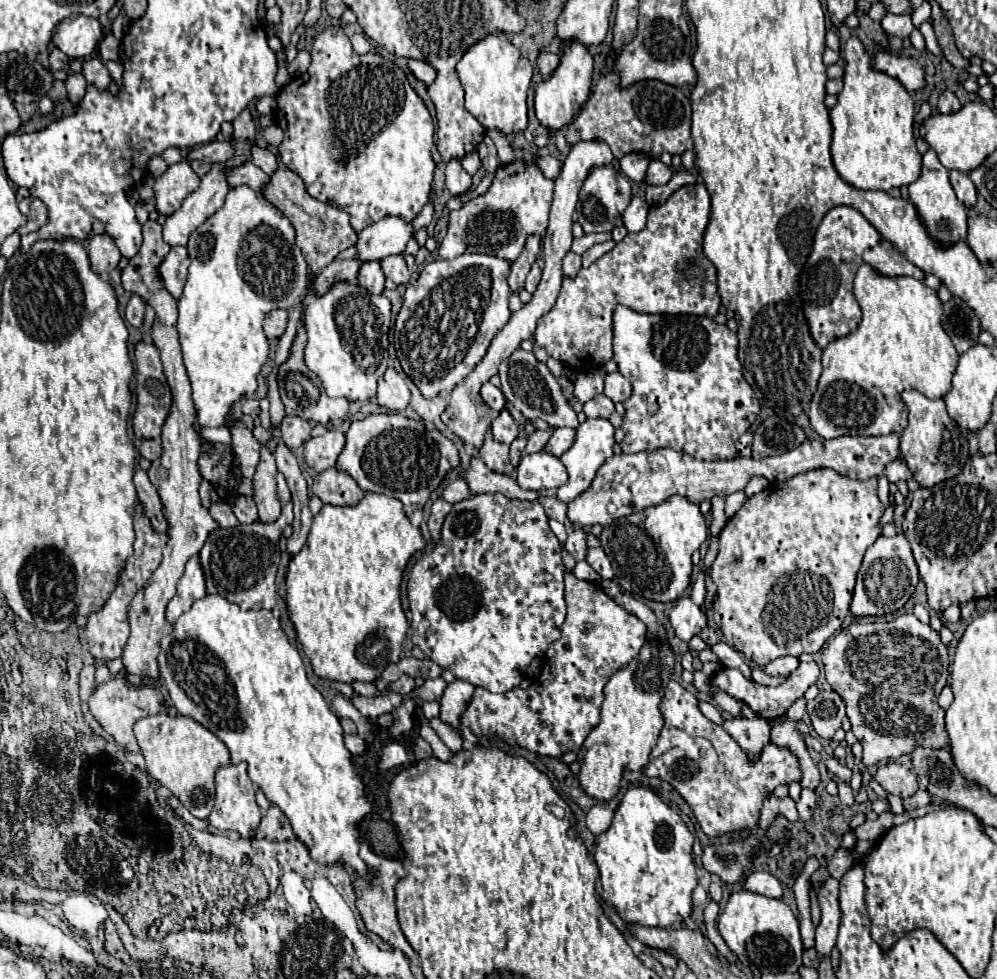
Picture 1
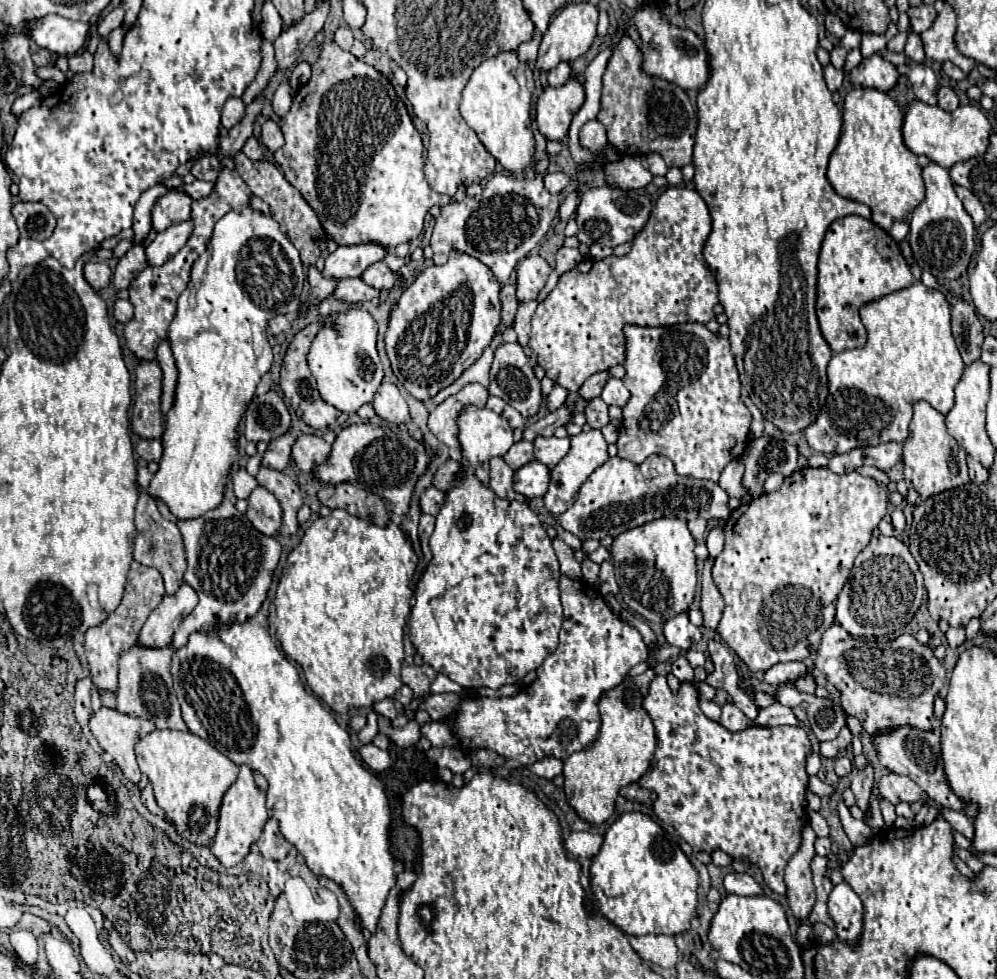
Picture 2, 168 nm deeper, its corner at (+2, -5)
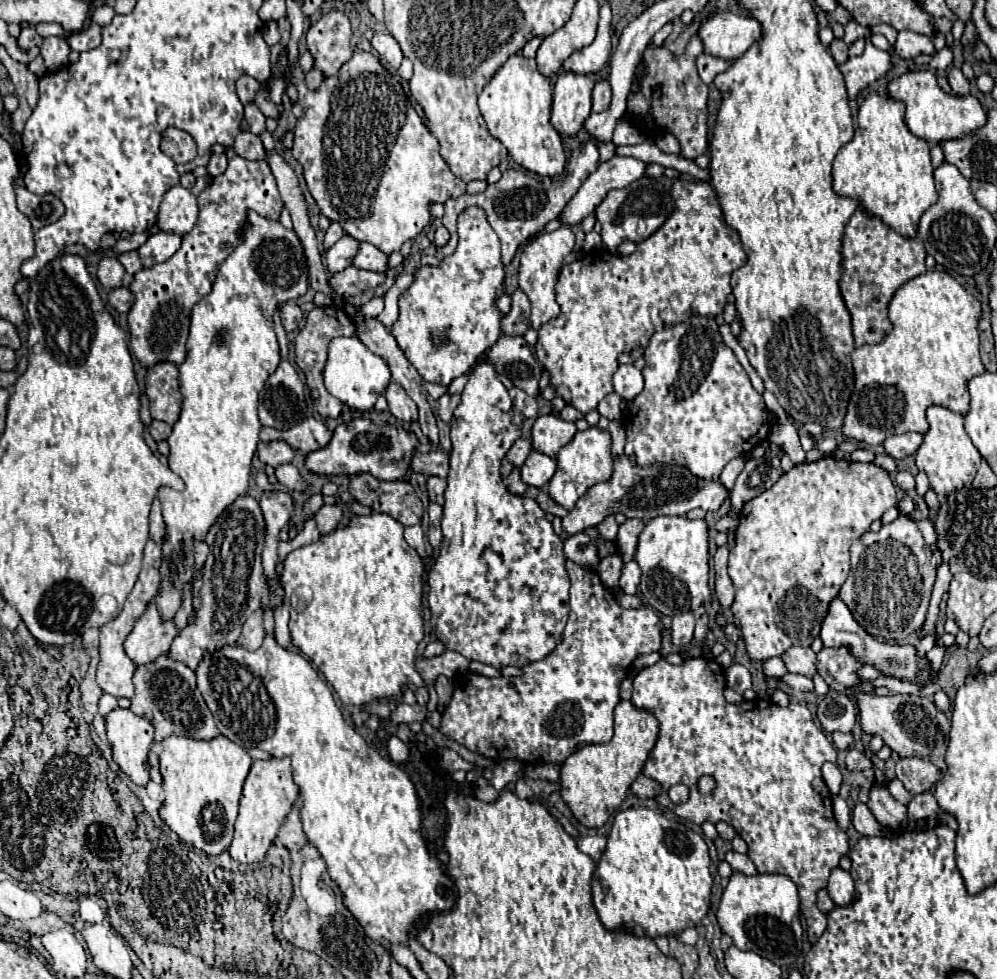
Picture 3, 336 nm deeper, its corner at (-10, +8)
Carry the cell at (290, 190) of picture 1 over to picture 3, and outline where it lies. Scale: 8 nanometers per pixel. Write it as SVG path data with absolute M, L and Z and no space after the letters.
M240 132L234 142L234 152L246 160L266 160L266 148L262 146L260 136L250 132Z

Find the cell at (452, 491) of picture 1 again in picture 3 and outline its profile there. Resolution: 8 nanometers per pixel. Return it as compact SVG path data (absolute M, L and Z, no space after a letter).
M430 476L428 482L428 496L430 496L430 502L436 502L442 506L444 502L444 490L446 490L446 480L444 478L438 478L438 476Z

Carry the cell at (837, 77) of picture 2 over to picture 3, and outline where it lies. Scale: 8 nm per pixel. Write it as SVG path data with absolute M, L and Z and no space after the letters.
M834 40L830 44L830 54L836 60L836 64L842 64L848 60L848 46L844 44L844 40Z

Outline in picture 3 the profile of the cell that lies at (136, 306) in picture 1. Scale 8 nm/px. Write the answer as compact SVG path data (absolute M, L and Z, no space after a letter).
M114 288L110 292L110 304L118 310L118 312L128 312L134 304L134 292L130 288Z

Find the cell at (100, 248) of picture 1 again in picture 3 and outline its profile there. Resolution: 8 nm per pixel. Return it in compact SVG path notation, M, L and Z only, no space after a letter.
M100 258L98 262L98 280L102 286L106 288L118 288L122 286L122 278L124 278L124 266L118 262L118 258Z

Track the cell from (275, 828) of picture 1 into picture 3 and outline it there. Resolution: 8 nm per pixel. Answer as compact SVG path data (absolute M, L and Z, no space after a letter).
M294 804L292 810L288 812L288 816L284 818L280 830L278 830L278 840L290 850L290 852L298 852L304 844L306 844L306 836L302 830L302 822L300 822L300 812L298 806Z

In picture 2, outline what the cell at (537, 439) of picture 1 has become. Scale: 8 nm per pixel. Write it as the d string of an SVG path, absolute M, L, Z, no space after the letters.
M518 441L518 443L514 443L510 447L508 455L504 455L504 461L516 471L516 469L520 469L522 465L526 465L526 463L530 463L534 459L534 451L532 449L534 447L532 447L530 441Z

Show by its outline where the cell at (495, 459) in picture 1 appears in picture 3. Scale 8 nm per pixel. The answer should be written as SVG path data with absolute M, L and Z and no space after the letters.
M514 468L506 478L504 478L504 484L506 484L506 488L512 492L512 494L518 494L518 496L522 496L524 492L526 492L526 484L522 482L522 478L520 478L520 470L518 468Z

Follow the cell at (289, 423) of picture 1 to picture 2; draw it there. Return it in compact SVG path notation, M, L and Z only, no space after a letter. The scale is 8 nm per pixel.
M286 433L278 439L272 439L266 447L266 451L262 453L262 465L264 467L270 467L270 469L276 469L276 471L284 471L284 467L288 465L290 461L290 447L294 443L294 435Z

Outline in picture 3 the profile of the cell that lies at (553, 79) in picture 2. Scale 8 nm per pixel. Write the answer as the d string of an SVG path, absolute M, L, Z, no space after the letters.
M604 4L604 6L600 6L600 22L598 22L596 40L590 46L574 52L564 62L564 70L576 72L576 74L596 74L596 72L600 72L606 66L611 55L611 23L611 7Z

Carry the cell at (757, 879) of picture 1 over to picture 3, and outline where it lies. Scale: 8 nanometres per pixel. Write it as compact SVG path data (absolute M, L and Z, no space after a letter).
M728 852L728 854L726 854L726 862L732 866L732 870L742 872L742 874L746 874L746 876L754 876L754 874L758 874L758 870L756 870L754 862L752 862L746 854Z

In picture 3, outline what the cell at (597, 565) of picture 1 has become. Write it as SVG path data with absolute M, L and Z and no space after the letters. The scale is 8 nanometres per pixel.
M634 560L624 562L622 574L620 574L620 590L626 592L626 594L636 594L638 582L640 582L640 568L638 568L638 564Z

